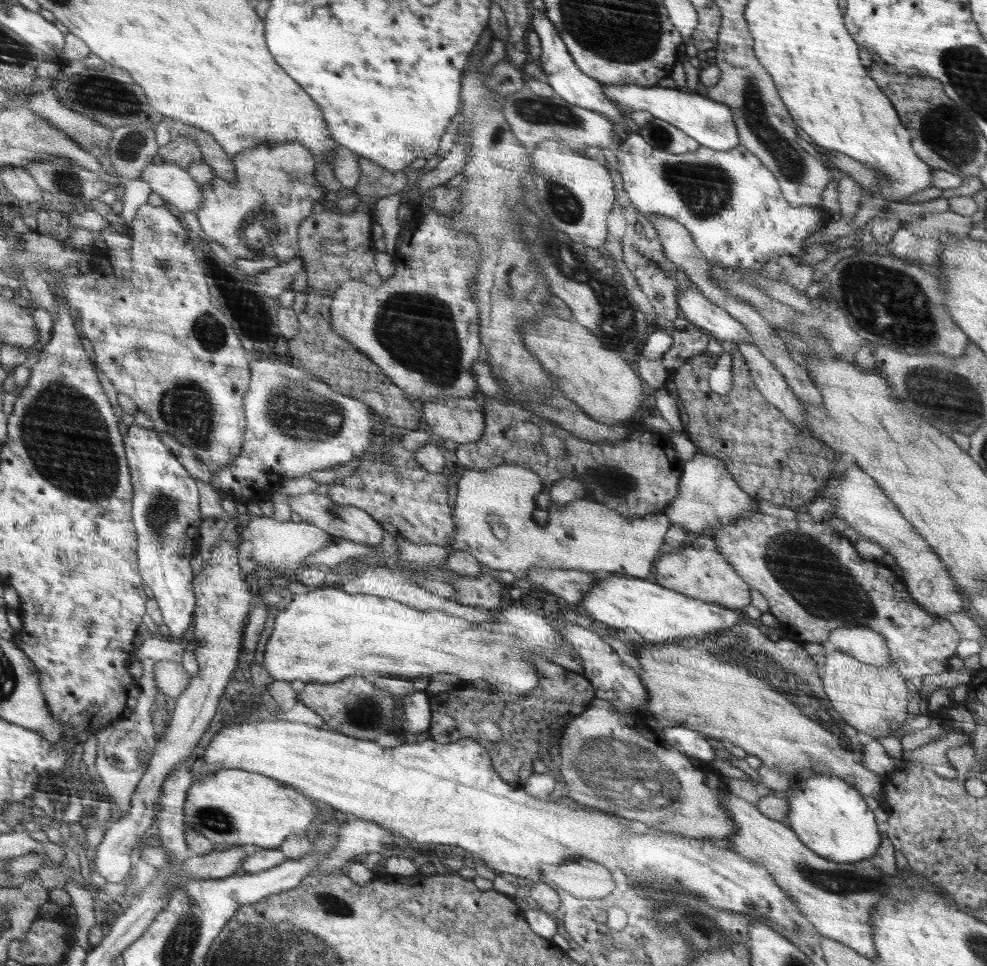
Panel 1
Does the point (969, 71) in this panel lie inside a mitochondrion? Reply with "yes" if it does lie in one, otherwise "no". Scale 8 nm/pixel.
yes

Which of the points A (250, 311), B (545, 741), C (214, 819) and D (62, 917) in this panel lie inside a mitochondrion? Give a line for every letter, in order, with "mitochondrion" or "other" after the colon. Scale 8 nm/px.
A: mitochondrion
B: mitochondrion
C: mitochondrion
D: other

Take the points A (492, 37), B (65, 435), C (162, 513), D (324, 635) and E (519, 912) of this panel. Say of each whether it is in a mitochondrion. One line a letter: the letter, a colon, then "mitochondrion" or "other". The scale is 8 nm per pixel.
A: other
B: mitochondrion
C: mitochondrion
D: other
E: other

